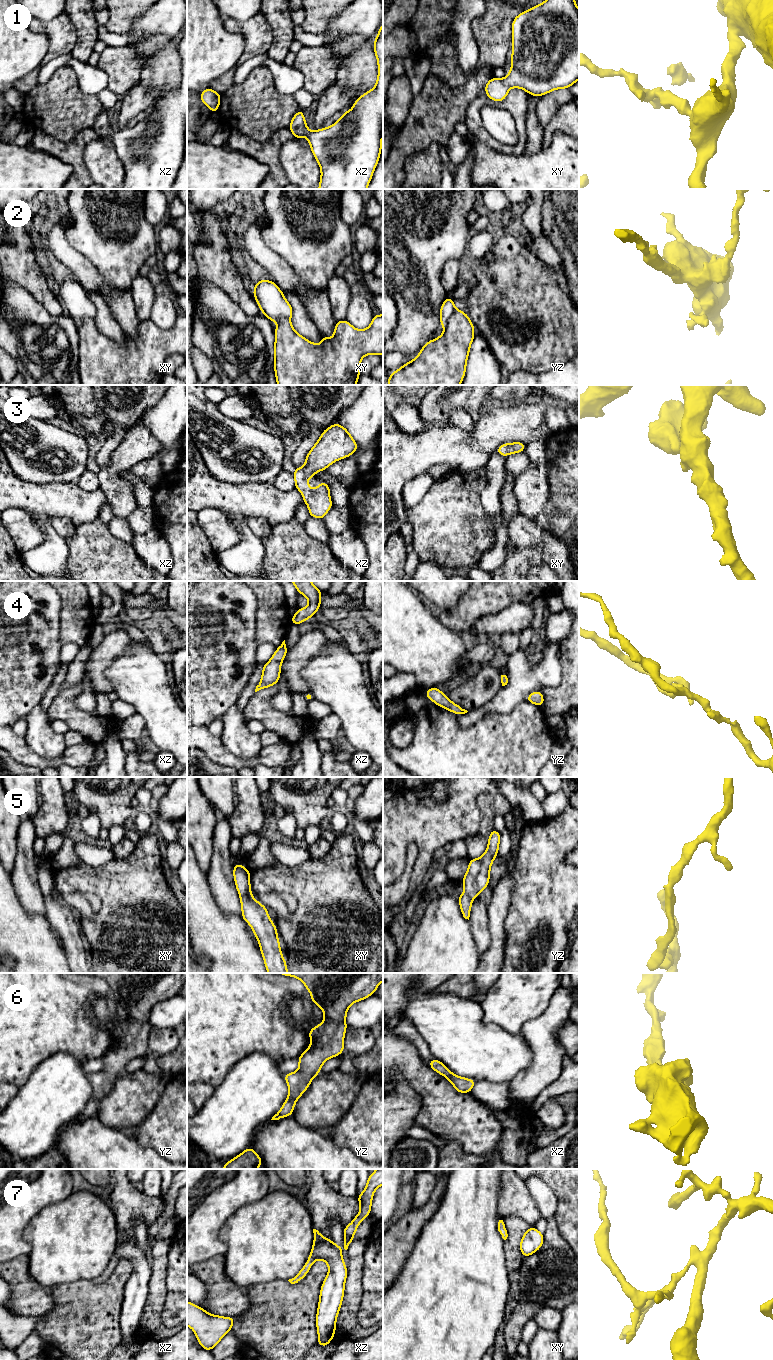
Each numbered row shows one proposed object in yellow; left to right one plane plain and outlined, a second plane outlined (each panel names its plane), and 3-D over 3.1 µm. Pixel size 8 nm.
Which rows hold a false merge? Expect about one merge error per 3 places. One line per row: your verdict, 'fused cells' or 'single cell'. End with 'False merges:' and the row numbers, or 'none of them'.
1: single cell
2: fused cells
3: single cell
4: single cell
5: single cell
6: single cell
7: single cell
False merges: 2

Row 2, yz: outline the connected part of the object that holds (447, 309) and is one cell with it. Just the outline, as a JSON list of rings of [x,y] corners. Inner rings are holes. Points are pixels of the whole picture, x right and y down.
[[[447,296],[440,308],[440,324],[442,327],[446,327],[447,321],[453,315],[454,311],[454,301]]]

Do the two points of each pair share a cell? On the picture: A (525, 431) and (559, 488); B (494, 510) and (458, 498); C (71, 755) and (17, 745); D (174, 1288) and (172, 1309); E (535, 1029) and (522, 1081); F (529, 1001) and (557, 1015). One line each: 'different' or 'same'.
A: different
B: different
C: same
D: same
E: same
F: different

